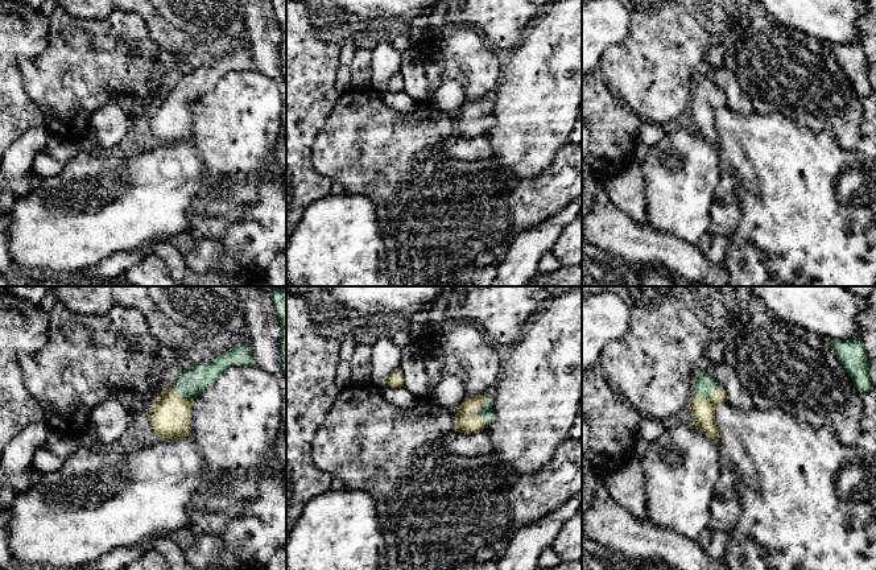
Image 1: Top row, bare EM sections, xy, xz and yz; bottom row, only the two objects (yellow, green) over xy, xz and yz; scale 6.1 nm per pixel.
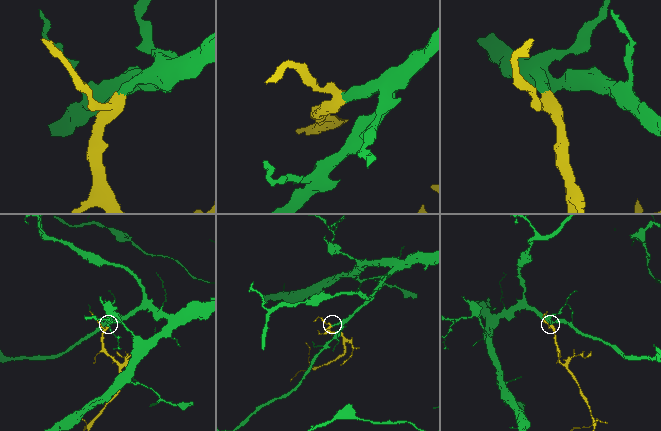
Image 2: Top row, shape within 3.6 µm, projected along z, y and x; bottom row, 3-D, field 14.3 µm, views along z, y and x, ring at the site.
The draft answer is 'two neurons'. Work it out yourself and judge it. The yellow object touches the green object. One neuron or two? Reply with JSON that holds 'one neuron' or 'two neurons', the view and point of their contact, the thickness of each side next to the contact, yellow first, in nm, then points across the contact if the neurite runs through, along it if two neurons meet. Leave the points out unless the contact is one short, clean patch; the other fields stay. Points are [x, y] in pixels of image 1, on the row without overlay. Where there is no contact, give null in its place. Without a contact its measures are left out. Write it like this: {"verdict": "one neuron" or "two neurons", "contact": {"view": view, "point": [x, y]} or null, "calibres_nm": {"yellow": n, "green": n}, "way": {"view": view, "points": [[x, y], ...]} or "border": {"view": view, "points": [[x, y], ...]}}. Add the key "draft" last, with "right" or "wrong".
{"verdict": "one neuron", "contact": {"view": "xz", "point": [479, 111]}, "calibres_nm": {"yellow": 150, "green": 90}, "way": {"view": "xz", "points": [[469, 126], [479, 111], [486, 115]]}, "draft": "wrong"}

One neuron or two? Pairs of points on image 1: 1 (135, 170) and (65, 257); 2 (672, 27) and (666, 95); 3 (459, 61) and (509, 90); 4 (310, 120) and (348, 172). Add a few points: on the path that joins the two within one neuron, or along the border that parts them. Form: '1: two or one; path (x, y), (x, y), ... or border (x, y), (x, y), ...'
1: one; path (131, 191), (86, 236)
2: one; path (666, 44), (666, 78)
3: two; border (503, 67), (494, 89)
4: two; border (334, 104), (314, 140), (312, 162)

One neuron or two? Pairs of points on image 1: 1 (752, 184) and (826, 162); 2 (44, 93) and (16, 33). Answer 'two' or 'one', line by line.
1: one
2: two

